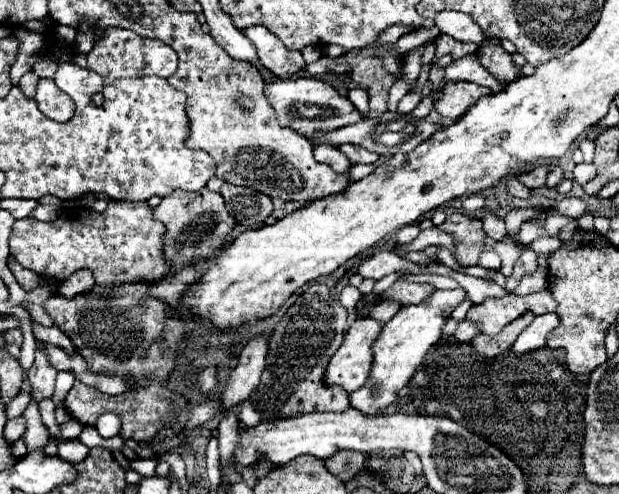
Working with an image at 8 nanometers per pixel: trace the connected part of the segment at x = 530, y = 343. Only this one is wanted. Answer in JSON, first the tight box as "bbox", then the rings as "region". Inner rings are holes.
{"bbox":[511,314,559,354],"region":[[[557,314],[537,316],[537,318],[519,334],[519,338],[515,340],[511,352],[515,352],[515,354],[529,354],[531,350],[545,348],[547,334],[549,334],[549,330],[553,330],[557,324],[559,324],[559,316],[557,316]]]}

